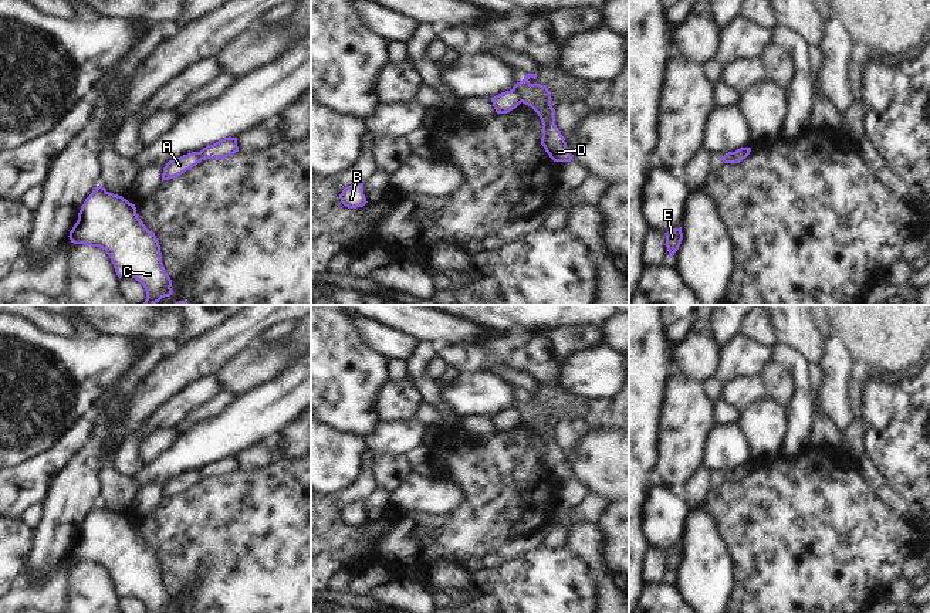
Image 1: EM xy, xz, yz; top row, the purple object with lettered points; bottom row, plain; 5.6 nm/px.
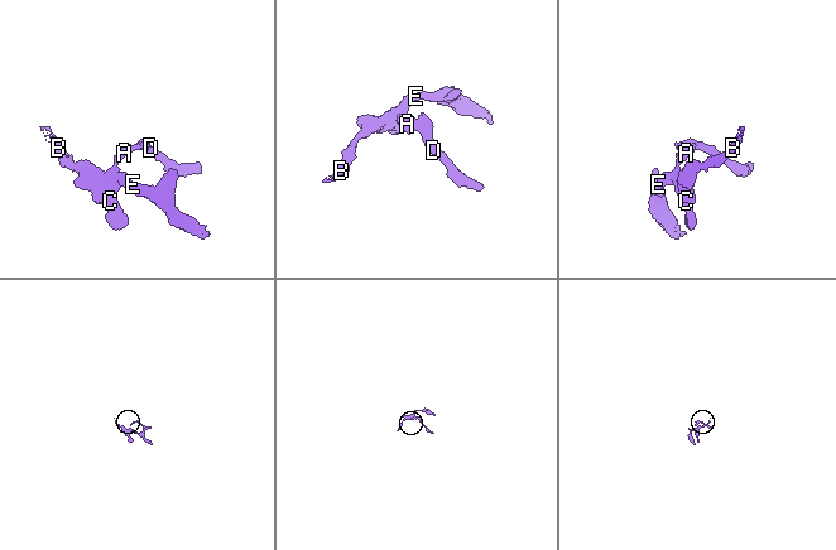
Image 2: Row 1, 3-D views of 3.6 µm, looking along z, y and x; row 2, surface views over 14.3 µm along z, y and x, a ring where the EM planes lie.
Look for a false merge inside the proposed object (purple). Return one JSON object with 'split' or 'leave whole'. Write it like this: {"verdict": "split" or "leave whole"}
{"verdict": "split"}

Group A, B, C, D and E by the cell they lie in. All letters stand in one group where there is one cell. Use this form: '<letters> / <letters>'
A B C E / D

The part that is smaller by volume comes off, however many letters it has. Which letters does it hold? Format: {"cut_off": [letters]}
{"cut_off": ["D"]}

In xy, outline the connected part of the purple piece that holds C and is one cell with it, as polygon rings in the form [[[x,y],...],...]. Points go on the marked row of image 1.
[[[99,184],[81,206],[78,220],[68,237],[74,244],[105,250],[119,278],[131,277],[141,282],[146,291],[146,299],[142,305],[155,305],[173,294],[172,280],[165,271],[156,236],[138,217],[135,204],[122,196],[109,193]]]

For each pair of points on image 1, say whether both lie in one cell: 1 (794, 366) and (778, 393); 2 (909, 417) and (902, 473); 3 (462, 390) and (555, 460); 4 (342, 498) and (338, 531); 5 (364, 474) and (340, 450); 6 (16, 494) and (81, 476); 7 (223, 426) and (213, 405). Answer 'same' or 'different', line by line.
1: different
2: same
3: different
4: different
5: different
6: different
7: different

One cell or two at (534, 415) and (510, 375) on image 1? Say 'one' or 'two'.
one

